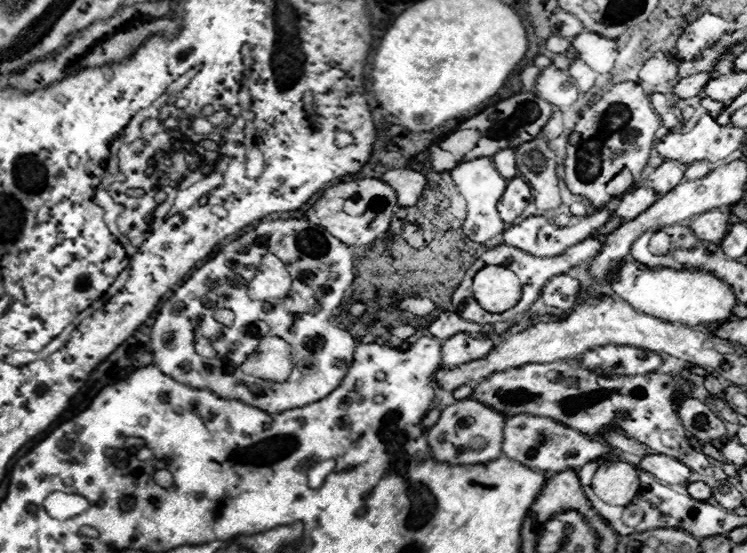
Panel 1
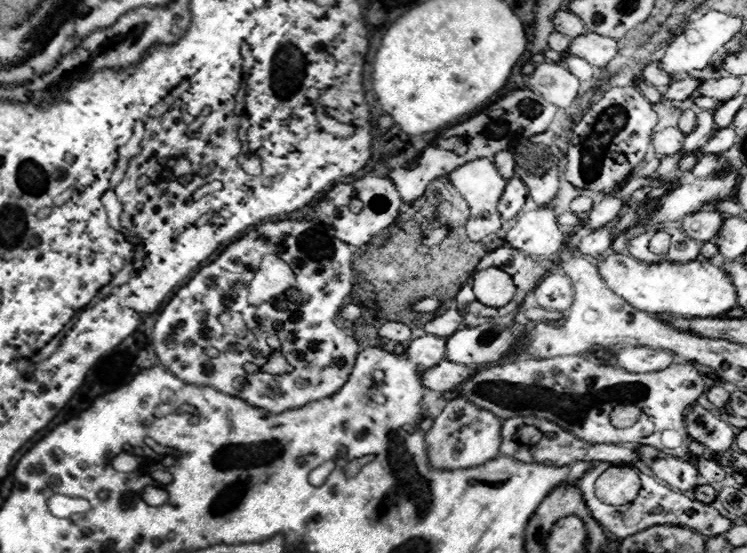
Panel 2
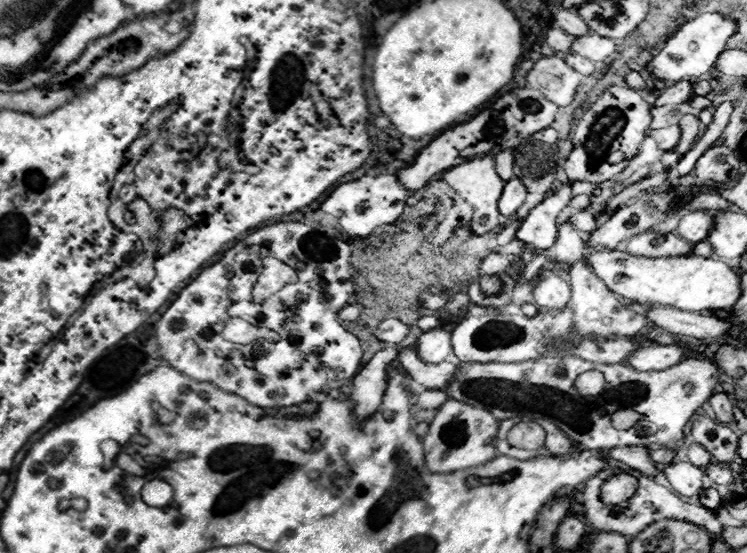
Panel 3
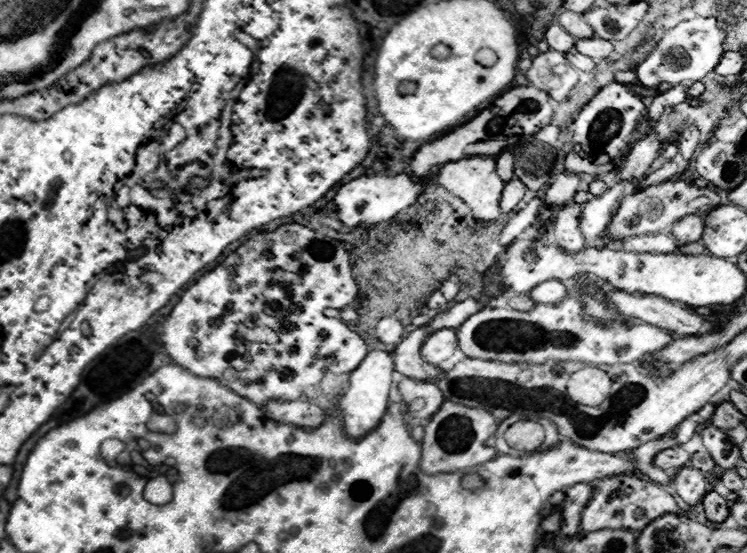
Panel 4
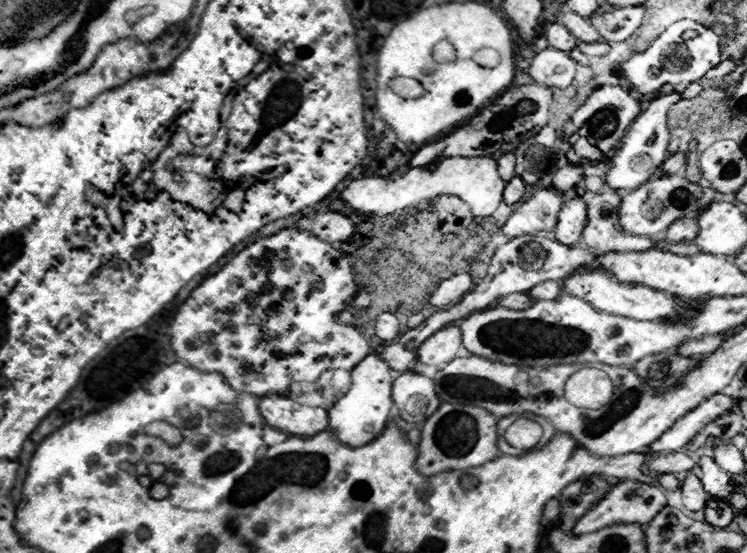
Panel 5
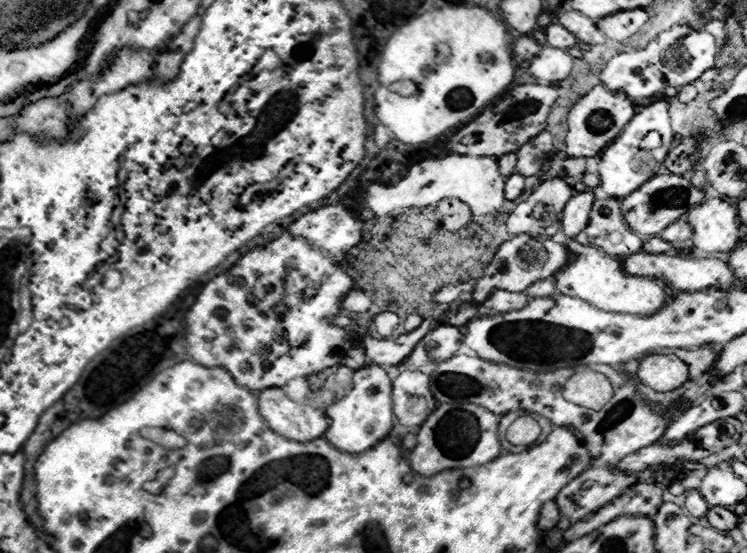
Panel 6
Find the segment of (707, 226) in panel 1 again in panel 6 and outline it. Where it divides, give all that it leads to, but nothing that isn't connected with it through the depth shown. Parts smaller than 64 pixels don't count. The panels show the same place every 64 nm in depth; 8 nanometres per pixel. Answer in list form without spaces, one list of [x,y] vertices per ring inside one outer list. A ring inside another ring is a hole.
[[[682,218],[682,220],[676,220],[672,226],[668,226],[668,230],[664,230],[660,236],[662,236],[662,240],[666,240],[666,242],[680,244],[680,242],[690,240],[690,236],[692,236],[692,226]]]

